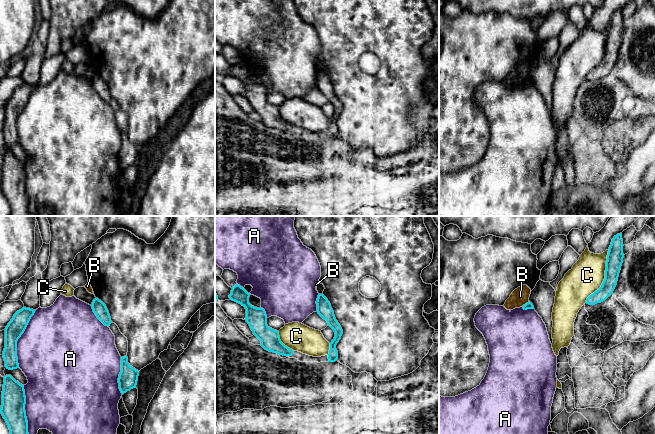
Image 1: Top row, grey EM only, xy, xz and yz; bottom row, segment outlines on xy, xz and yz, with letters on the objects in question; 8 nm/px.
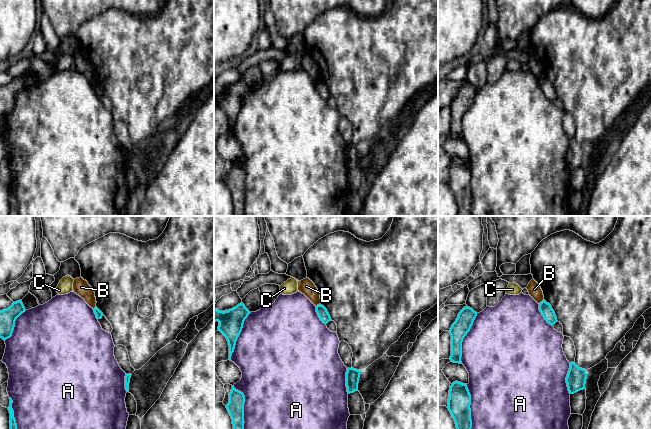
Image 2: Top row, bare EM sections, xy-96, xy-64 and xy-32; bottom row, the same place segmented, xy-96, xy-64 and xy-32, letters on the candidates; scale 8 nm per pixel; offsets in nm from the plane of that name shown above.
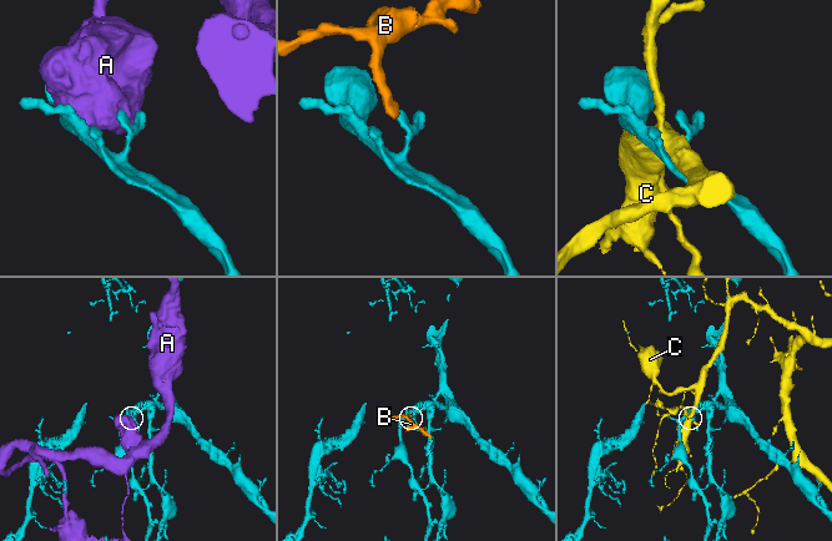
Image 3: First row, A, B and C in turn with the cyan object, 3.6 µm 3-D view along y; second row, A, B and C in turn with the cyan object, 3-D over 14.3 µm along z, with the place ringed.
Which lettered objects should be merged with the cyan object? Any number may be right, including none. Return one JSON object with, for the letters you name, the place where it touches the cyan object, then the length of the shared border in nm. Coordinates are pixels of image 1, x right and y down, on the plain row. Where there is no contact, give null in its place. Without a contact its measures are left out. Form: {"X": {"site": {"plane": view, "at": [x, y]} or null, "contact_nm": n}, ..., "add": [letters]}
{"add": []}

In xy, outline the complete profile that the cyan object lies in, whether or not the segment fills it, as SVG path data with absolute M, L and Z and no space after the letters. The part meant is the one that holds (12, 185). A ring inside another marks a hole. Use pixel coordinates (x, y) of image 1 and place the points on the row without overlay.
M11 151L4 152L0 188L9 203L10 216L31 216L28 209L25 180L24 161Z

